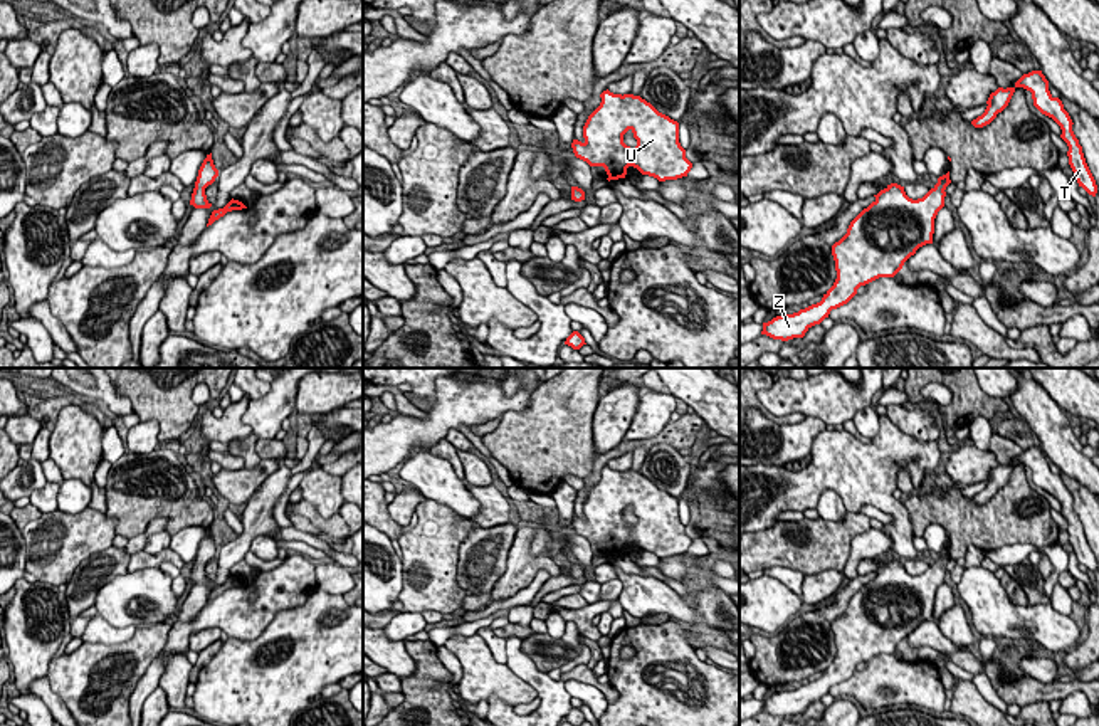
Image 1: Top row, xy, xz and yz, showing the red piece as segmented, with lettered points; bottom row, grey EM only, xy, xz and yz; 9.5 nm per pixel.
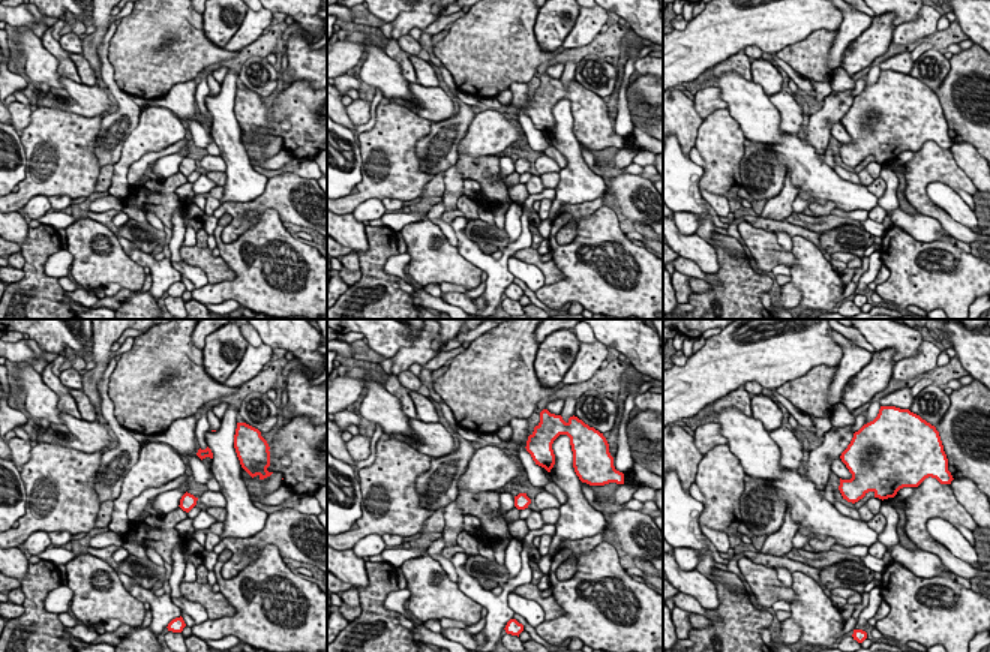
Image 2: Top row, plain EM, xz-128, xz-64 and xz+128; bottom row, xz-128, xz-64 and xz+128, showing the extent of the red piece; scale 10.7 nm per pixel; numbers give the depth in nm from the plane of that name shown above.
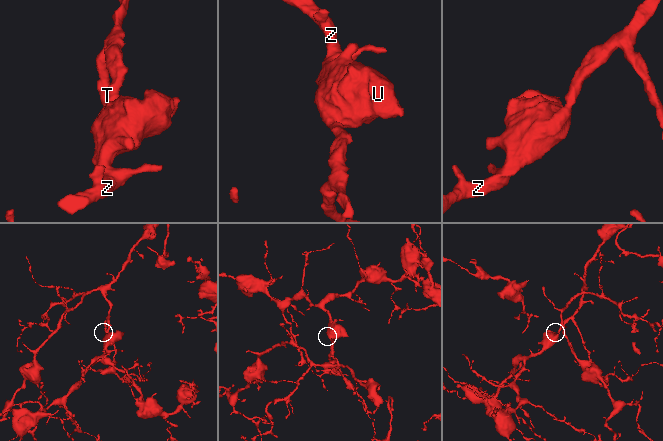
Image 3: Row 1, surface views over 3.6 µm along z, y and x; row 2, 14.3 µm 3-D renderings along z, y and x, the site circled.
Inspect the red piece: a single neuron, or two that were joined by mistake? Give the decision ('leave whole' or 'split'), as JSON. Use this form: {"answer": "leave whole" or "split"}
{"answer": "leave whole"}

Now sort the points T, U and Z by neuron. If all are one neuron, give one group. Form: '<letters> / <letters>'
T U Z

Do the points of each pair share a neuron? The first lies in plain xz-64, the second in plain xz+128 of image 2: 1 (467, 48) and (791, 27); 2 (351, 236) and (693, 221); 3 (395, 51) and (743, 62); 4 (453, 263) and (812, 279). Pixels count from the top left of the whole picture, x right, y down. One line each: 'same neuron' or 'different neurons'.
1: different neurons
2: different neurons
3: same neuron
4: different neurons

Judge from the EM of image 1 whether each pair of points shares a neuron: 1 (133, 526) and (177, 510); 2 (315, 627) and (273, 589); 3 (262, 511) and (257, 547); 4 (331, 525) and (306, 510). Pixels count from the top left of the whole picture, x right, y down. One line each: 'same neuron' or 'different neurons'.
1: same neuron
2: different neurons
3: different neurons
4: same neuron

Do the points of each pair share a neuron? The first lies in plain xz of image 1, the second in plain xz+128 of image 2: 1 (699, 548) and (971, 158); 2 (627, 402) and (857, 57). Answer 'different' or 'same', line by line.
1: same
2: same

